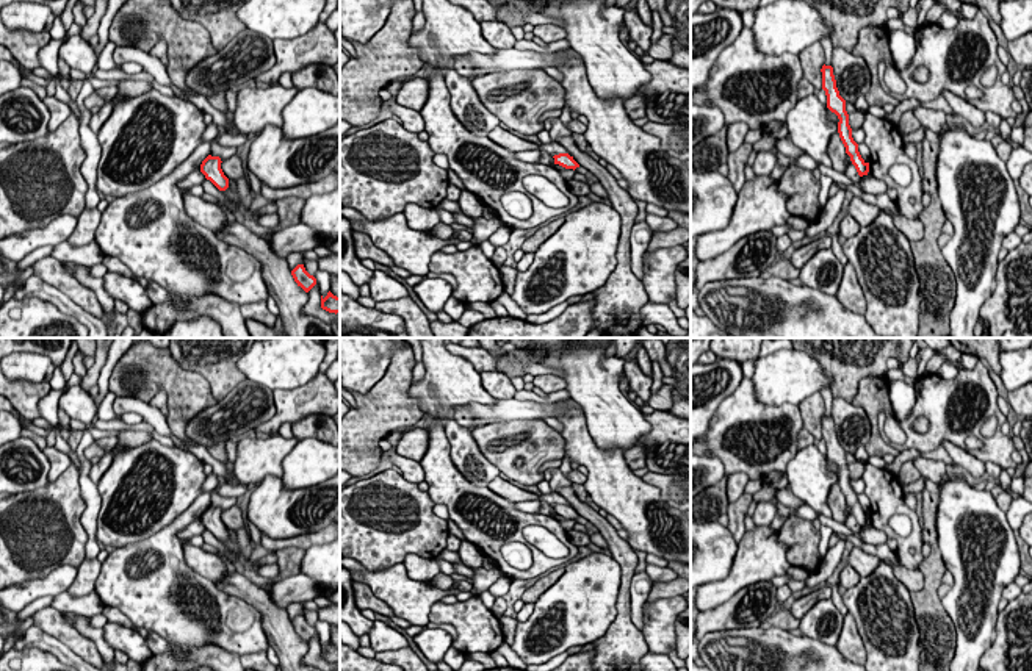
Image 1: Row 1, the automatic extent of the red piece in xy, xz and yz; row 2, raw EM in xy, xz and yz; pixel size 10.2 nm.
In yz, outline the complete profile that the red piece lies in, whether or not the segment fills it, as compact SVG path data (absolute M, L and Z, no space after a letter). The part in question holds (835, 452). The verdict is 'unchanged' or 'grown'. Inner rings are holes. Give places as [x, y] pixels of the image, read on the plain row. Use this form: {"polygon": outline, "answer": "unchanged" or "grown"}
{"polygon": "M822 416L822 440L827 446L827 458L835 463L839 469L838 472L838 483L846 497L846 504L850 507L852 515L855 516L860 527L868 526L869 513L866 513L860 502L858 494L852 488L852 479L849 475L849 465L846 461L846 450L839 446L836 438L836 430L833 425L832 416Z", "answer": "unchanged"}

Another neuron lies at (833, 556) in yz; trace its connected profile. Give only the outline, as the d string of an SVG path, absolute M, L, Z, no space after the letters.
M839 540L832 549L827 551L825 558L821 562L819 571L816 574L810 574L805 579L805 588L825 583L825 580L833 574L835 568L841 562L844 544L846 541Z

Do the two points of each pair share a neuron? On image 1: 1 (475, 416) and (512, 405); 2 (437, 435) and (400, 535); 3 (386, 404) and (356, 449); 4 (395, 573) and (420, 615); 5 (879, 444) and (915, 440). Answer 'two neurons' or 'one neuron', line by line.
1: one neuron
2: two neurons
3: one neuron
4: one neuron
5: two neurons

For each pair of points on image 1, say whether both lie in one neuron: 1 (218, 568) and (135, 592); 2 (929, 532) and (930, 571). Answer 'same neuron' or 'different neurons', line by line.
1: different neurons
2: same neuron

